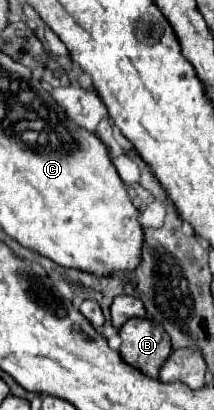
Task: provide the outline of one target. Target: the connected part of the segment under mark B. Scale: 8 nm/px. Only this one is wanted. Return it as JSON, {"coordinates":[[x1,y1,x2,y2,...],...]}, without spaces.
{"coordinates":[[129,319,121,329,121,357,141,373,157,379,161,365,171,353,171,339,161,325,149,319]]}

